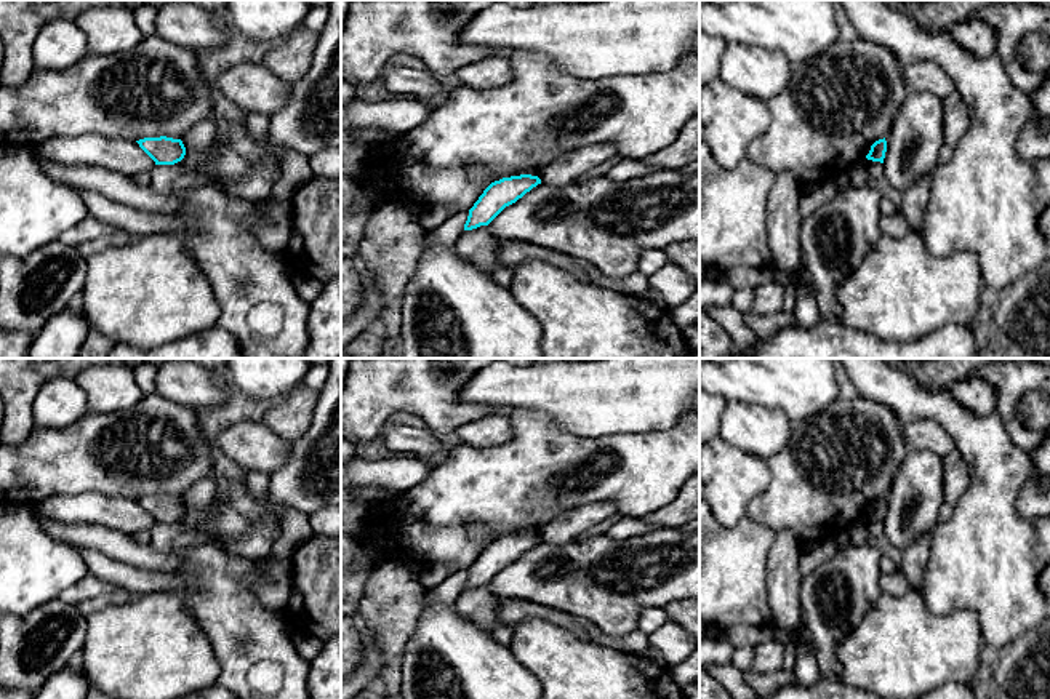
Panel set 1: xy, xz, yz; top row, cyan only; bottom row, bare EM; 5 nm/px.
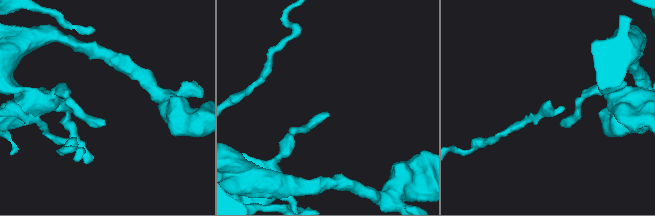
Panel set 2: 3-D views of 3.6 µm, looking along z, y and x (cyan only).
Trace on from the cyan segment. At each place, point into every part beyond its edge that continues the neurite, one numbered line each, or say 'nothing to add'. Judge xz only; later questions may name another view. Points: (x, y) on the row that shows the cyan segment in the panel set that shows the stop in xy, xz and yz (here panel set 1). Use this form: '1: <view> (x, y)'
nothing to add

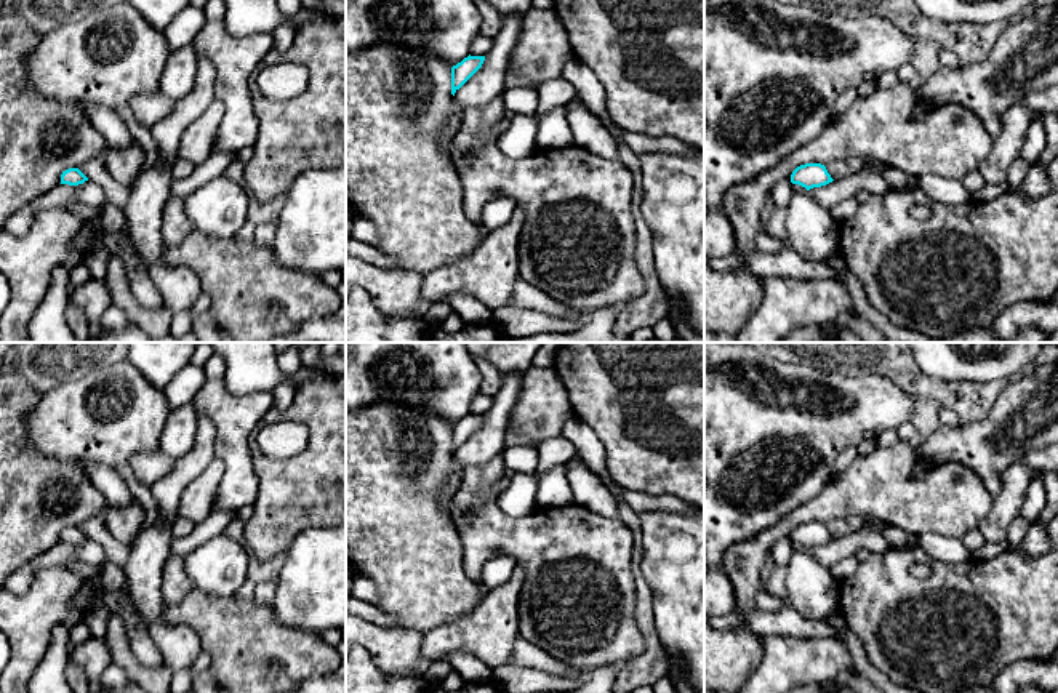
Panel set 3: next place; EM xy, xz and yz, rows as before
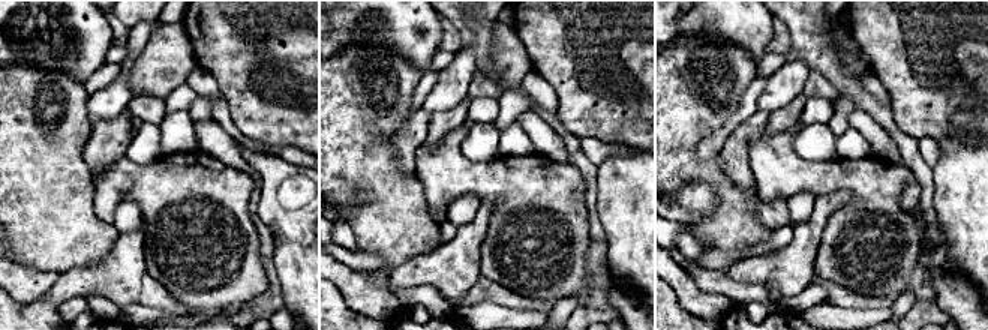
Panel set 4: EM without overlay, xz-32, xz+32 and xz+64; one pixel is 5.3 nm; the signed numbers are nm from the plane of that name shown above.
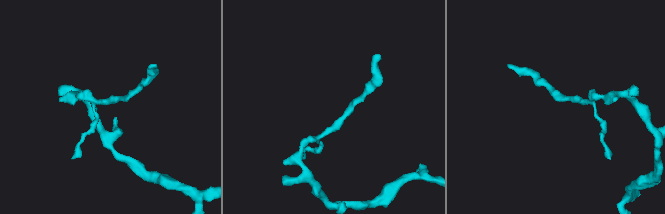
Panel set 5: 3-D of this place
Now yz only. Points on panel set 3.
nothing to add

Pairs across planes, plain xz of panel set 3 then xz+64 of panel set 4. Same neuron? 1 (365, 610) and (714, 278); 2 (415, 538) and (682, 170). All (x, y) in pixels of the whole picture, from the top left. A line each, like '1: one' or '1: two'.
1: two
2: one

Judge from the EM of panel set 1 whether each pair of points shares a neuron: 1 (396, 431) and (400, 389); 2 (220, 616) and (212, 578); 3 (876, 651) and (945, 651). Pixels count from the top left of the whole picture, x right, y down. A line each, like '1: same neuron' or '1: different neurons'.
1: different neurons
2: same neuron
3: same neuron

